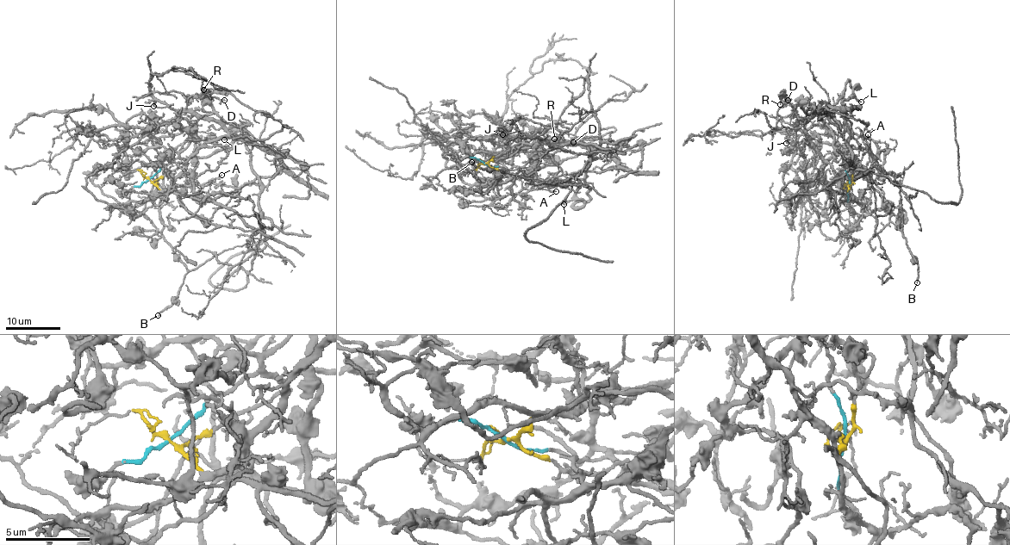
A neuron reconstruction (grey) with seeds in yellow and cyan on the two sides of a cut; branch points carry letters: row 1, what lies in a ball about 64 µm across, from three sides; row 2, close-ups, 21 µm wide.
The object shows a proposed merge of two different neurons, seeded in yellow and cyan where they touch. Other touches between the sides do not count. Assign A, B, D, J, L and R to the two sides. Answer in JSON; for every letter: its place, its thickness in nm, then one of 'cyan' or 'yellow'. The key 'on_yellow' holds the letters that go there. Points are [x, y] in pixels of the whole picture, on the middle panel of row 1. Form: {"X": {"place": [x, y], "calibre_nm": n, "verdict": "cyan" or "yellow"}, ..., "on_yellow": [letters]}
{"A": {"place": [556, 191], "calibre_nm": 150, "verdict": "yellow"}, "B": {"place": [471, 162], "calibre_nm": 160, "verdict": "yellow"}, "D": {"place": [573, 142], "calibre_nm": 150, "verdict": "yellow"}, "J": {"place": [502, 134], "calibre_nm": 120, "verdict": "yellow"}, "L": {"place": [564, 204], "calibre_nm": 220, "verdict": "cyan"}, "R": {"place": [554, 139], "calibre_nm": 140, "verdict": "yellow"}, "on_yellow": ["A", "B", "D", "J", "R"]}

